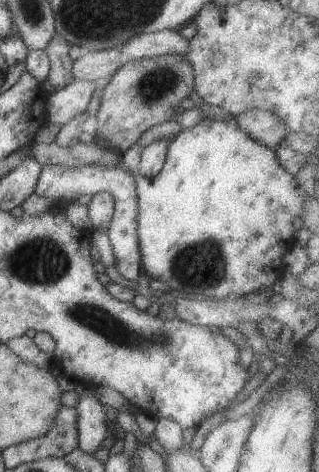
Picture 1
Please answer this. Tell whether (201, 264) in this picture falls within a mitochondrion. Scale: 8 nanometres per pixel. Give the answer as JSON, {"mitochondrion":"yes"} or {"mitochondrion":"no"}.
{"mitochondrion":"yes"}

